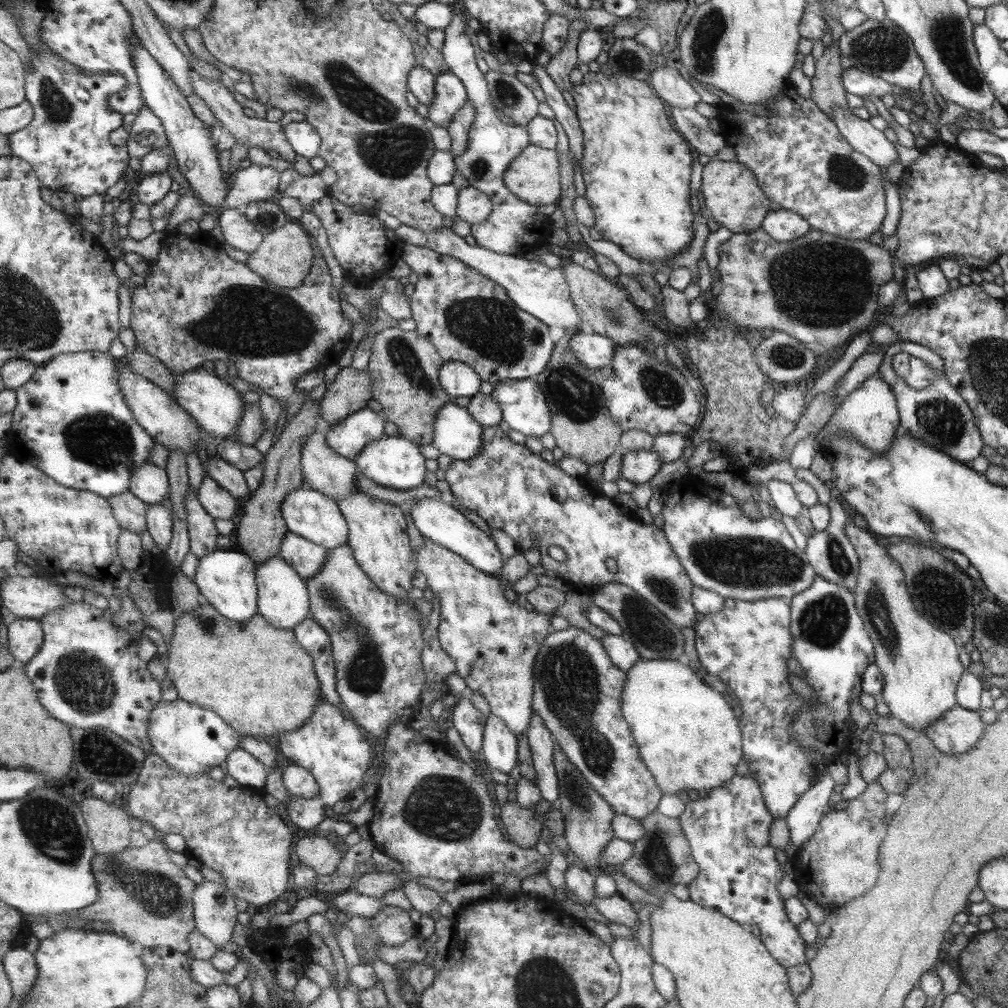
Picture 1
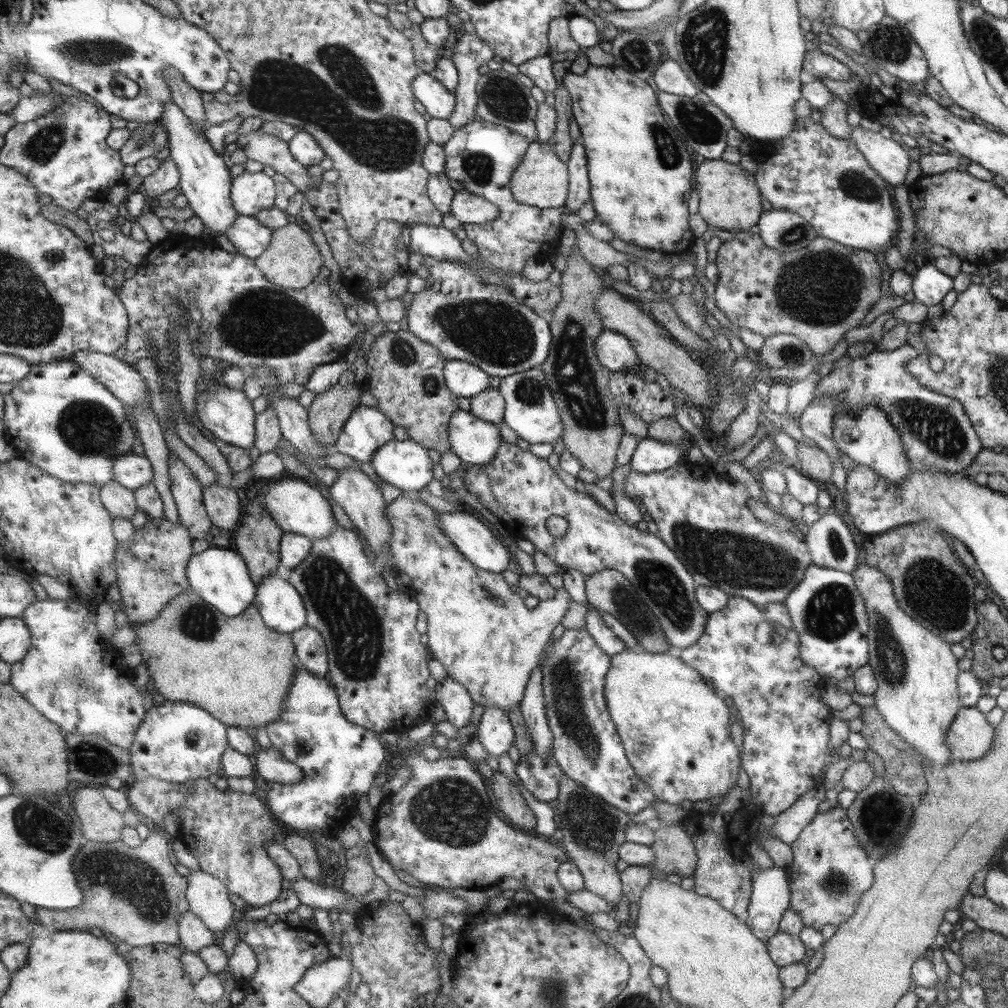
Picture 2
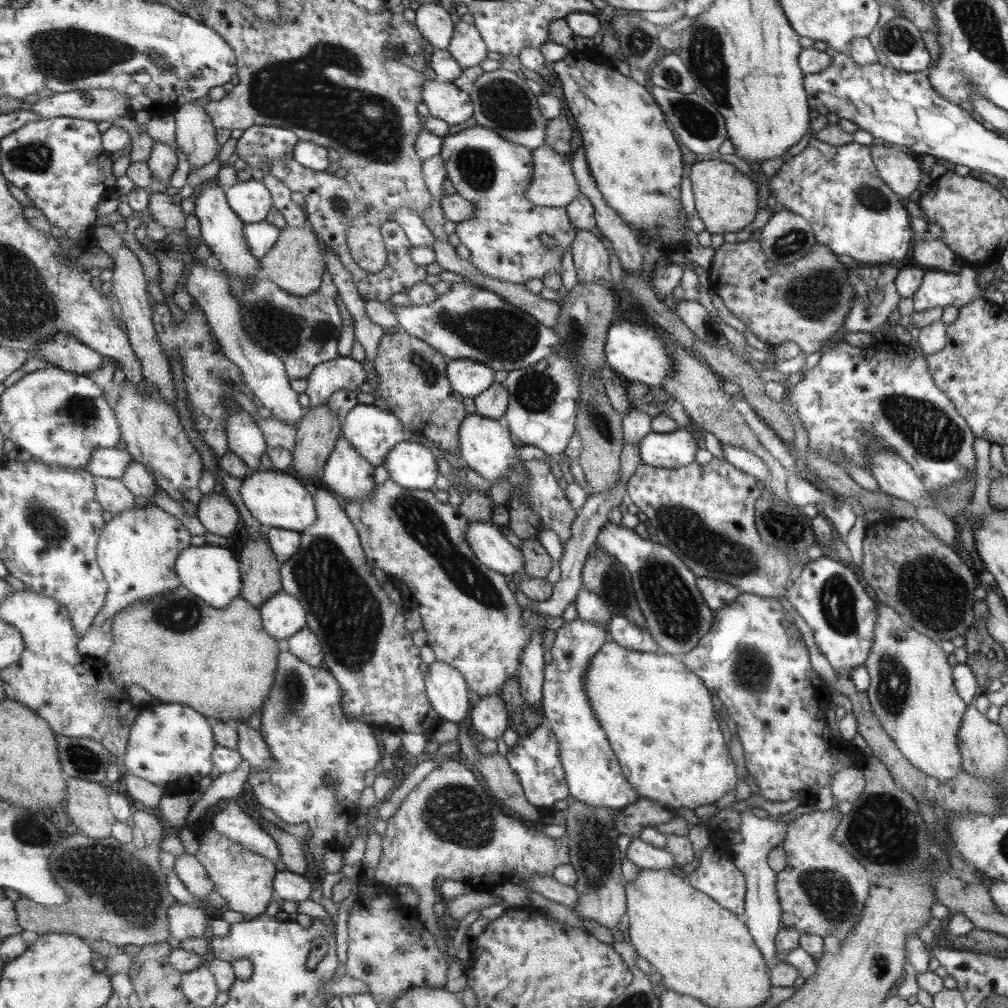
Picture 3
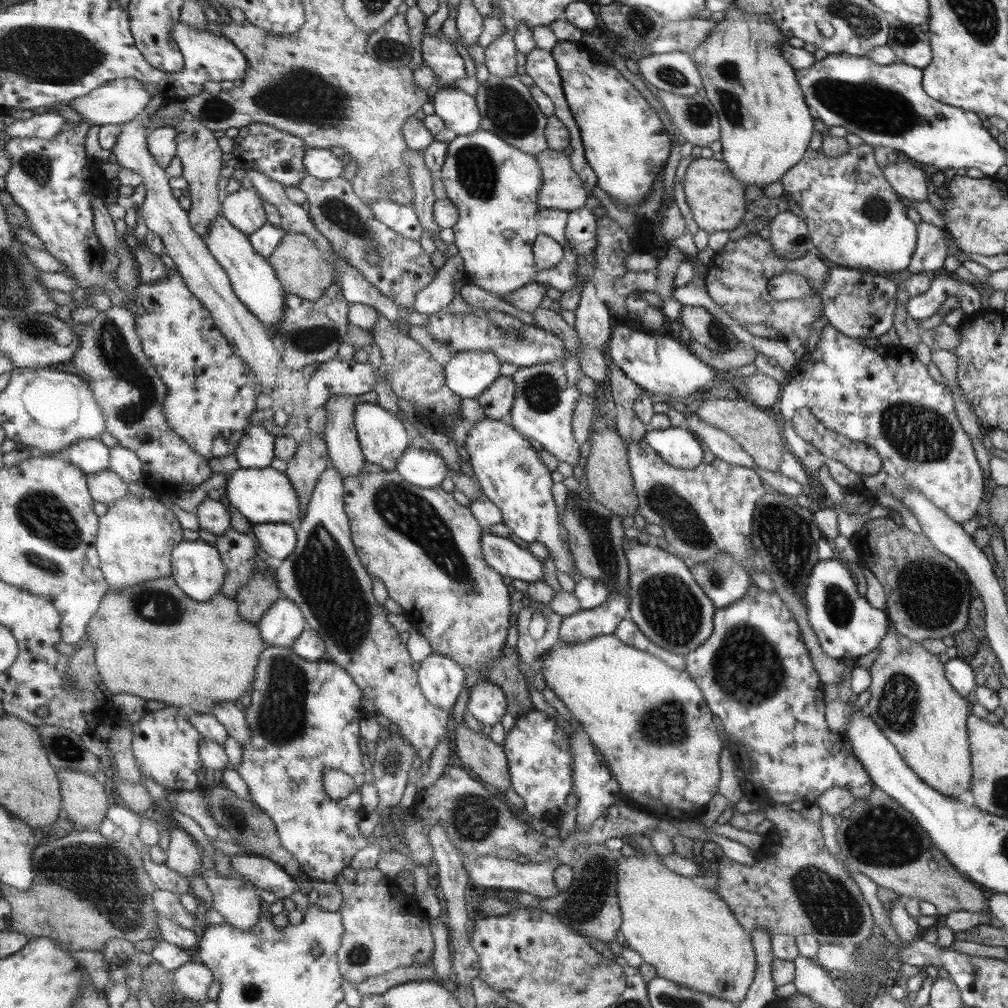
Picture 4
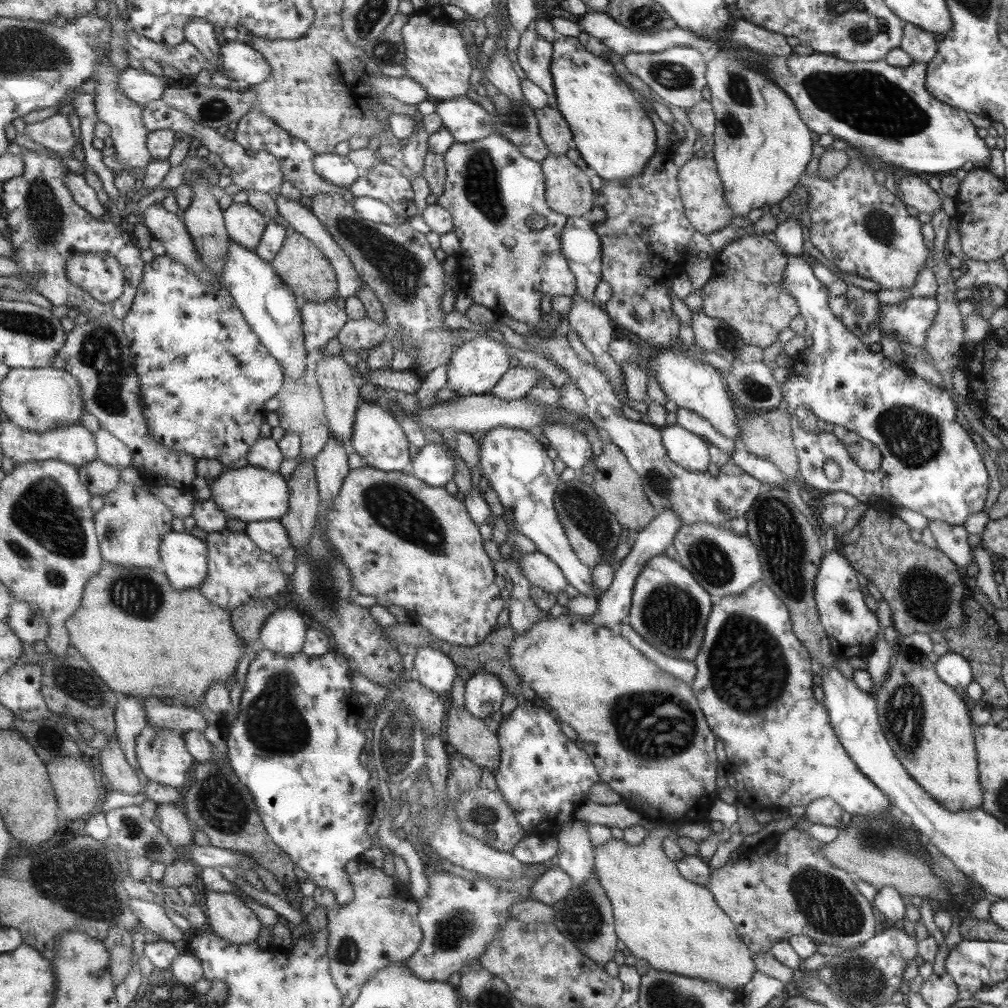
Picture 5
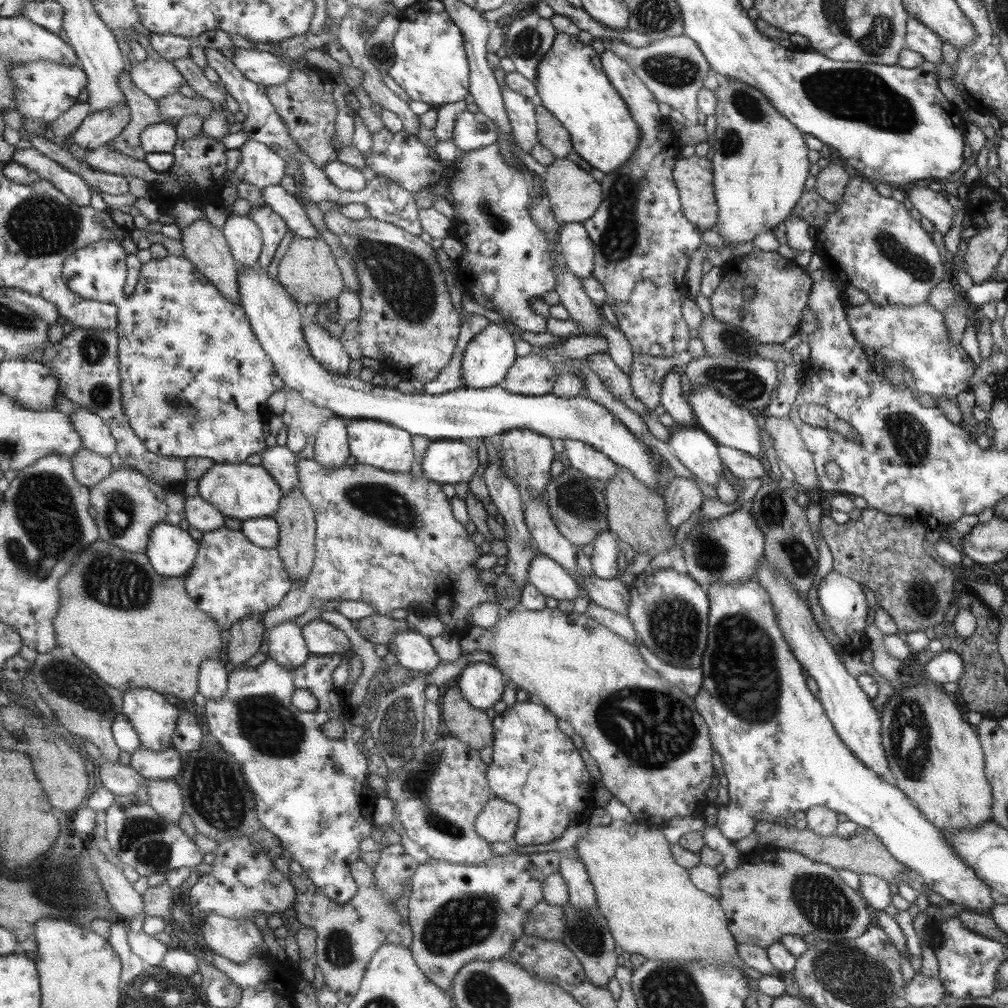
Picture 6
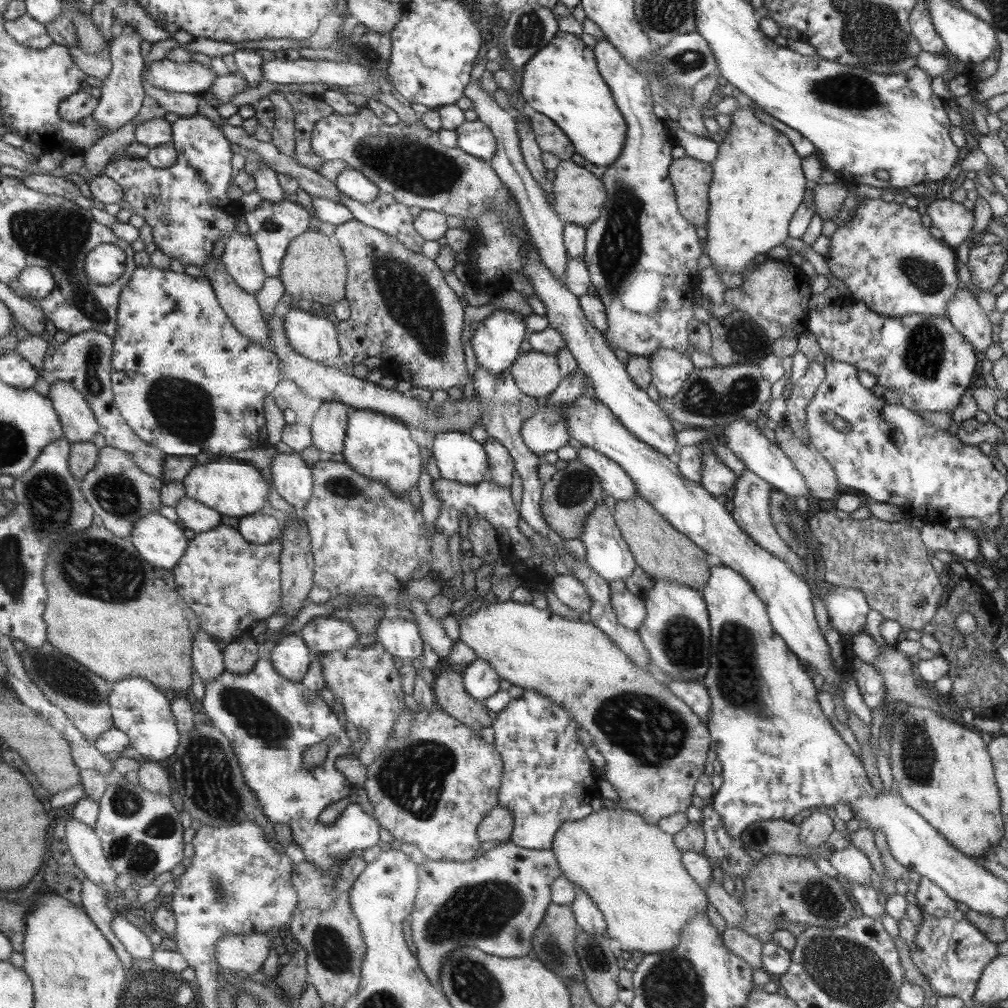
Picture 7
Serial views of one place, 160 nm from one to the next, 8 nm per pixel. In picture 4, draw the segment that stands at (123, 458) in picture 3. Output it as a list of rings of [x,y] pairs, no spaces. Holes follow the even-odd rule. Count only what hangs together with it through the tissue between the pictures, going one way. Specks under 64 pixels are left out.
[[[99,437],[78,440],[53,456],[65,456],[87,475],[110,469],[111,464],[110,448]]]

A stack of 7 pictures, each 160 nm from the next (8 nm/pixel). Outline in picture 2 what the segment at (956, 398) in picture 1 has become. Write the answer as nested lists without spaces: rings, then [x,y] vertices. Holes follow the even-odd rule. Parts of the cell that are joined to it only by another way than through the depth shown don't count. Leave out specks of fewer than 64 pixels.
[[[907,343],[883,352],[874,348],[866,356],[854,359],[844,354],[833,362],[830,373],[816,382],[814,397],[834,394],[836,403],[832,419],[836,414],[855,413],[874,404],[888,416],[899,433],[904,452],[915,471],[964,473],[965,466],[971,465],[975,454],[982,448],[972,421],[957,400],[927,390],[905,371],[903,364],[912,358],[917,358],[917,351]]]

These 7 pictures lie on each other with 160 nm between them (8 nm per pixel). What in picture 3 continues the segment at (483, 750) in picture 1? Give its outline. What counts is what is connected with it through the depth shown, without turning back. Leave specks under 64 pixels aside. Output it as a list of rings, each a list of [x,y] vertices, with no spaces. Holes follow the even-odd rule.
[[[498,694],[483,696],[469,709],[469,728],[477,739],[497,740],[508,728],[505,704]]]

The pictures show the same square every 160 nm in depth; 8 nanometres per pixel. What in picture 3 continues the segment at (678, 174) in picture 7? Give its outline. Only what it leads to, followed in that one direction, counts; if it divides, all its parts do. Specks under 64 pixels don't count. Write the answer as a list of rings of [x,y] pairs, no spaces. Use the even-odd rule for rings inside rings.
[[[704,158],[690,167],[691,191],[695,211],[710,234],[738,232],[753,222],[757,214],[758,191],[750,178],[737,171],[733,165],[718,159]]]

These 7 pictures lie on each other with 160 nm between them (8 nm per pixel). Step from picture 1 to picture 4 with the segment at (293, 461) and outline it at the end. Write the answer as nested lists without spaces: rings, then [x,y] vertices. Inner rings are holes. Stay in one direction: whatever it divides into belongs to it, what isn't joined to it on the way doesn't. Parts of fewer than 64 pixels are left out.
[[[256,572],[250,583],[242,587],[236,601],[240,615],[249,622],[259,624],[265,613],[281,598],[283,592],[276,577],[271,573]]]

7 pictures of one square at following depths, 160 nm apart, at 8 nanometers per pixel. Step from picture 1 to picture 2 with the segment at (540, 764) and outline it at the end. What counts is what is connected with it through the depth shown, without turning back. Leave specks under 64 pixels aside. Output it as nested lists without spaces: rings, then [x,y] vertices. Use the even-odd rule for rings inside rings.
[[[538,665],[529,674],[529,682],[525,684],[524,699],[519,704],[522,712],[523,722],[529,736],[533,749],[544,759],[551,757],[550,744],[551,732],[546,720],[545,708],[543,708],[543,694],[541,692],[541,668]]]

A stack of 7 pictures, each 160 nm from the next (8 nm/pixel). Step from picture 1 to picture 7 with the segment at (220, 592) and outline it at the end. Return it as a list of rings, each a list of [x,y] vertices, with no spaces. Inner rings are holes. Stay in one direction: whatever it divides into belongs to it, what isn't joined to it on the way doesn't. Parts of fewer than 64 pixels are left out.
[[[158,512],[149,513],[138,520],[130,539],[154,567],[175,568],[187,550],[189,540],[183,530]]]

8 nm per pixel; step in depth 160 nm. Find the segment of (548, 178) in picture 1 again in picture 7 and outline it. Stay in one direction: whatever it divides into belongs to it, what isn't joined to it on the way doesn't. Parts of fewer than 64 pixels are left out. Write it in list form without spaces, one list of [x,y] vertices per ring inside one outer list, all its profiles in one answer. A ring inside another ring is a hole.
[[[571,159],[560,161],[554,172],[555,178],[551,182],[551,196],[553,196],[553,208],[558,217],[564,223],[580,225],[583,228],[597,221],[607,199],[604,184],[601,184],[594,174],[583,170],[583,166],[581,168],[575,166]]]

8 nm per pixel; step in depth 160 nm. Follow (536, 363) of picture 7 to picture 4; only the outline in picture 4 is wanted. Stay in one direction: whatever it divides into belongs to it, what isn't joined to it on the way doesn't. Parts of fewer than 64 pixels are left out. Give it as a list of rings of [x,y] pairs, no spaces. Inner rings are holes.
[[[502,376],[492,383],[492,386],[479,395],[476,400],[483,408],[486,418],[506,420],[511,411],[514,395],[517,391],[511,376]]]

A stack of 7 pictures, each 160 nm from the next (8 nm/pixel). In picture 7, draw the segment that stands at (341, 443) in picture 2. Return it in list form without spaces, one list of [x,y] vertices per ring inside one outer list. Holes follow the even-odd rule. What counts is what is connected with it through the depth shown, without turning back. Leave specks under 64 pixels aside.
[[[352,409],[348,413],[343,443],[340,452],[343,463],[353,469],[353,472],[367,476],[369,480],[378,480],[395,493],[405,492],[417,484],[421,470],[419,446],[411,440],[409,430],[399,419],[373,409]]]

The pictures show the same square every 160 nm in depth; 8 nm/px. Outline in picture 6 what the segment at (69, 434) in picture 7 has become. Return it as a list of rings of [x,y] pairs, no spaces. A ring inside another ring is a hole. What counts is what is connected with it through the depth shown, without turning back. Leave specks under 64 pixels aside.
[[[77,406],[76,411],[70,415],[70,420],[80,433],[85,448],[106,457],[116,452],[117,439],[101,416],[88,408]]]

